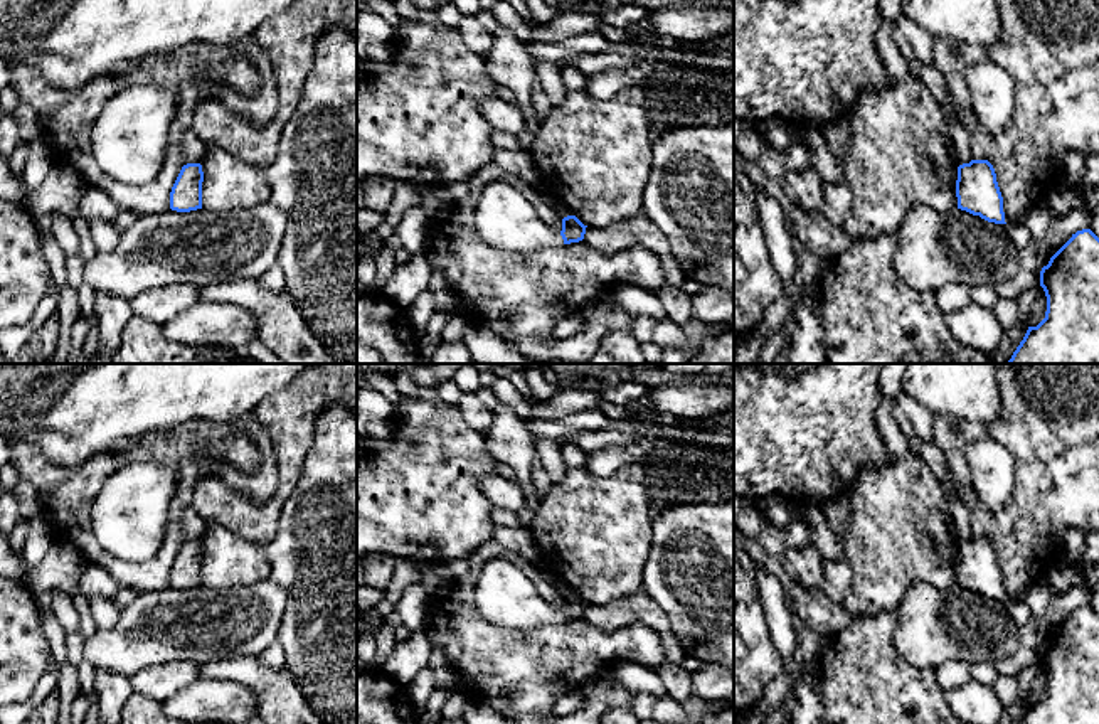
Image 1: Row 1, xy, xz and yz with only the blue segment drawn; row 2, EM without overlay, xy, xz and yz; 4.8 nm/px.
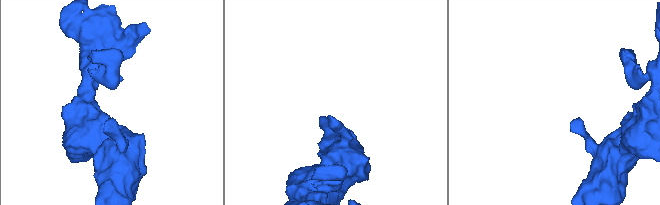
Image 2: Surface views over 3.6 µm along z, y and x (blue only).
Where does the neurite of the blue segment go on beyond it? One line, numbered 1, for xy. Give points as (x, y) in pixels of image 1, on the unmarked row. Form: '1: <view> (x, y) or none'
1: none

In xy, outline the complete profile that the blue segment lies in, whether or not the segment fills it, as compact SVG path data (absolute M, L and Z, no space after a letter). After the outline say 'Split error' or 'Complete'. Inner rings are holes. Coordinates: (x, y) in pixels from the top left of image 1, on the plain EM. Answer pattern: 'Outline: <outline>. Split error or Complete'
Outline: M200 540L183 542L170 569L170 586L177 589L202 586L202 559Z. Complete

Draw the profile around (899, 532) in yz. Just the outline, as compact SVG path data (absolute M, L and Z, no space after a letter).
M919 455L860 471L845 495L850 522L838 540L853 571L843 601L853 620L897 613L916 581L958 586L946 492Z

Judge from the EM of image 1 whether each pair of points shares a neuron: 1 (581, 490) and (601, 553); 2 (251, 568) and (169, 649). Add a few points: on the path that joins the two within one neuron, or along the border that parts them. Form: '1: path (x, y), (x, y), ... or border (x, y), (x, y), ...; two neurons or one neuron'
1: path (583, 505), (584, 524), (596, 537); one neuron
2: border (268, 578), (219, 590), (202, 586); two neurons

